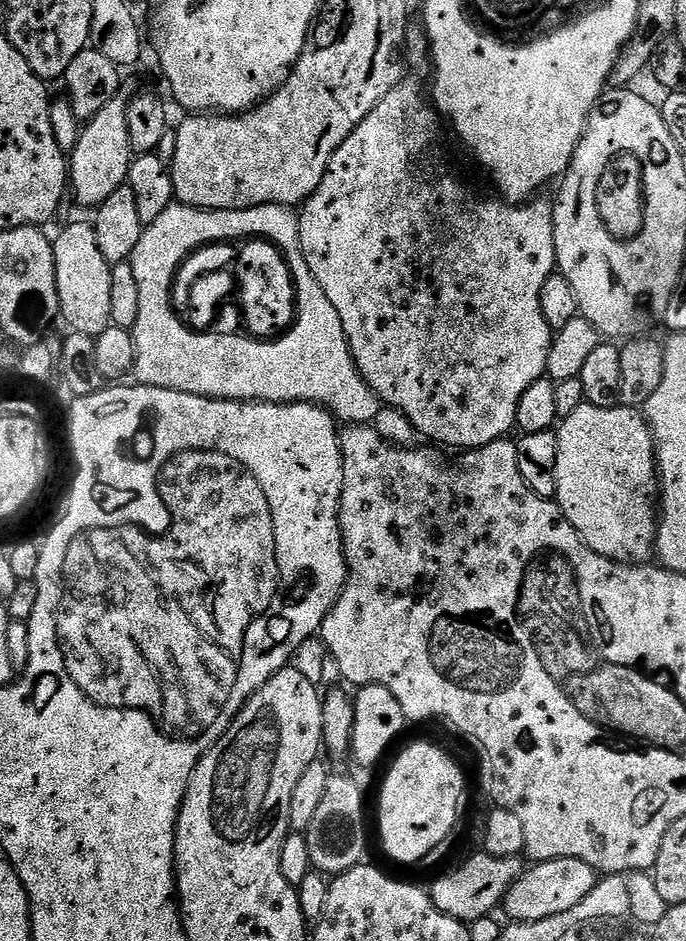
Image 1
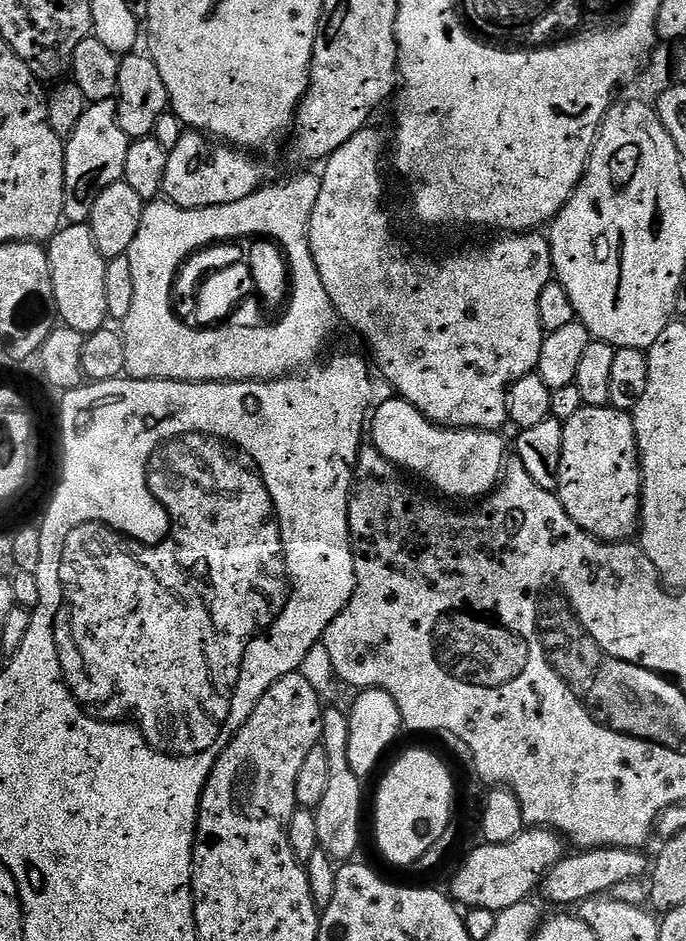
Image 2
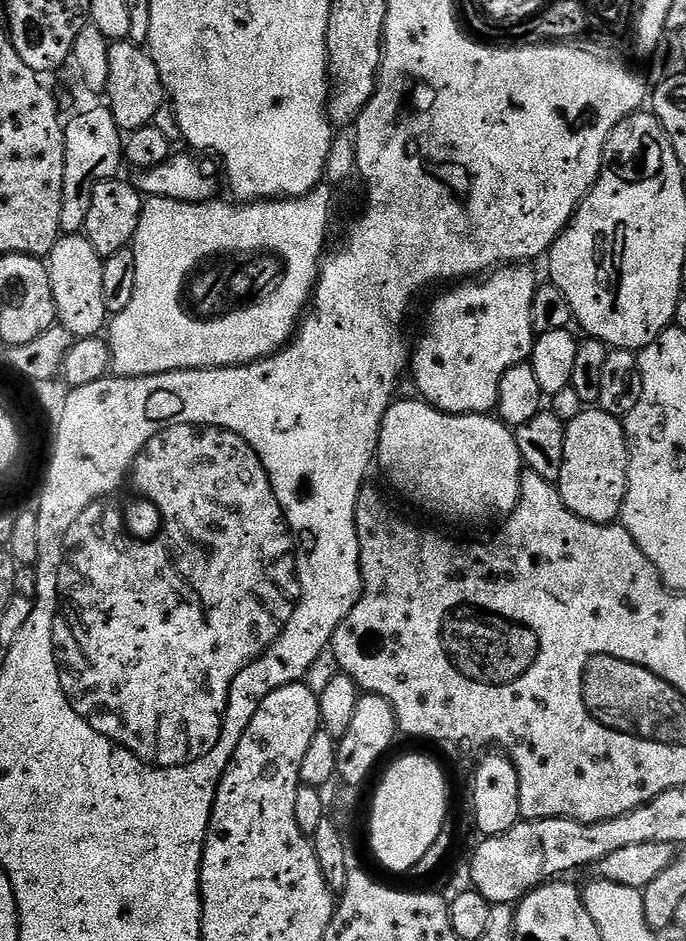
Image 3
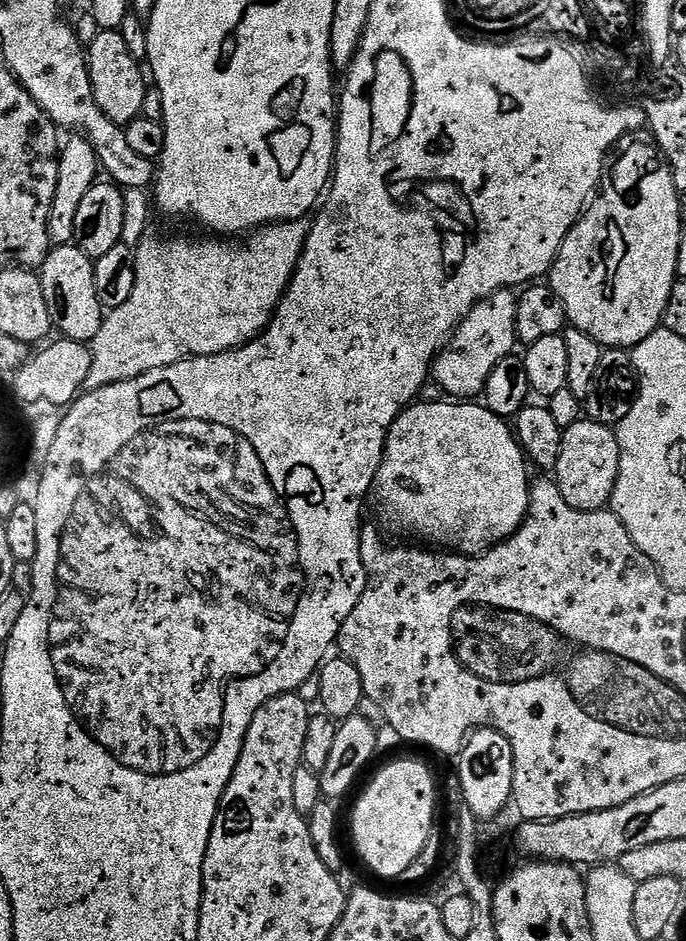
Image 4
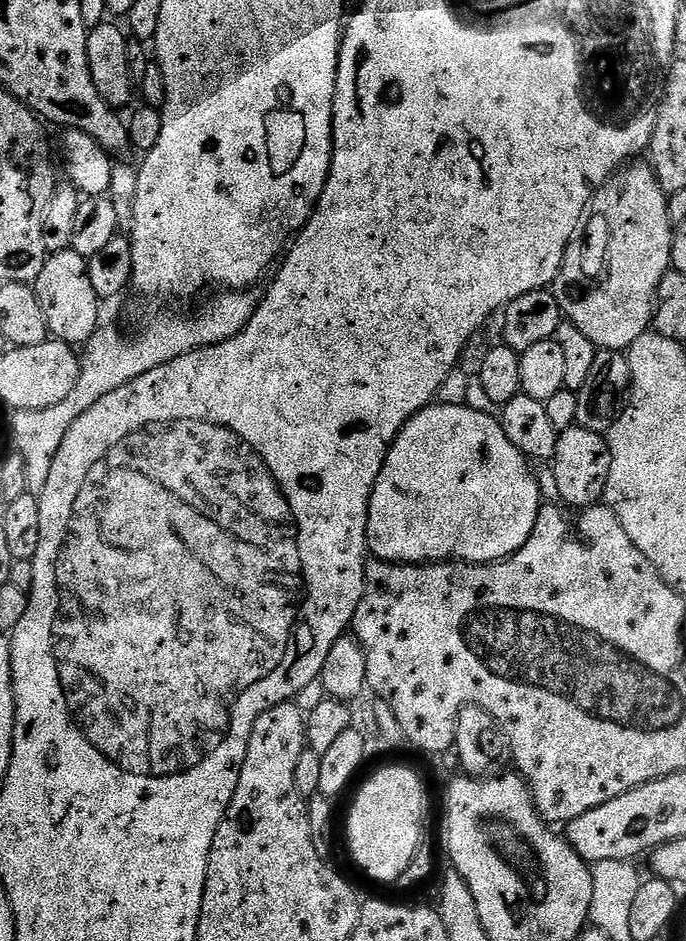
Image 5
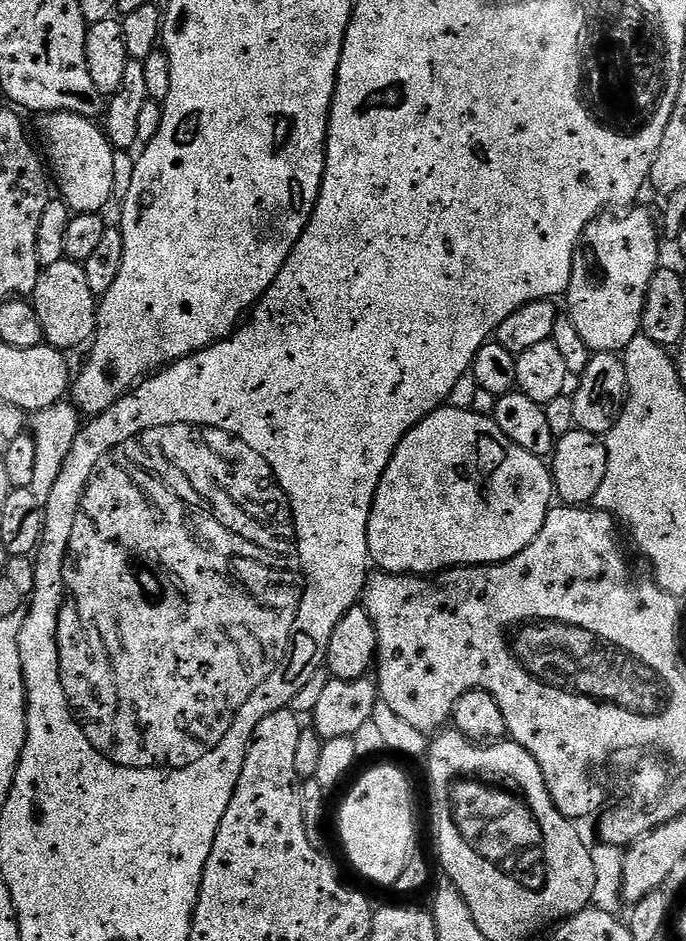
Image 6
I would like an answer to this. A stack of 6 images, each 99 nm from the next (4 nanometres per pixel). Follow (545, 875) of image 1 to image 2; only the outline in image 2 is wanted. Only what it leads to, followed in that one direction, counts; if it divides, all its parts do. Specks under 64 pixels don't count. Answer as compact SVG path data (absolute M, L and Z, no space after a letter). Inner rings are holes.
M590 848L575 854L577 856L565 855L544 878L542 893L552 904L579 906L592 896L611 893L619 883L641 879L650 868L649 857L647 860L638 848Z

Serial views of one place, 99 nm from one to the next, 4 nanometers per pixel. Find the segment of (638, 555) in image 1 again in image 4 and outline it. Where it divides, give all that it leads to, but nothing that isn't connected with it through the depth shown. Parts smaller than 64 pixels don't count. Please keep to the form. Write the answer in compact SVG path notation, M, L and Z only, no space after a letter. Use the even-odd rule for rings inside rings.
M581 418L574 426L564 429L562 454L558 454L554 479L570 506L583 512L599 512L612 503L619 465L620 447L615 431L609 425Z

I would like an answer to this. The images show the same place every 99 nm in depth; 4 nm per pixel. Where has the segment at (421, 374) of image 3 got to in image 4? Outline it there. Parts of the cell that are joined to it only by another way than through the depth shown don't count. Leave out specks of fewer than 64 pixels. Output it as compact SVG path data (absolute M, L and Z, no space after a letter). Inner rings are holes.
M512 290L496 292L488 300L476 304L474 310L470 312L467 318L460 324L456 335L452 337L452 343L436 357L434 365L434 380L440 383L440 388L444 392L449 392L449 397L455 398L457 401L464 402L469 398L476 398L483 393L486 382L490 378L490 374L494 370L494 366L498 366L498 362L502 362L502 358L513 355L517 351L518 341L516 339L516 301L517 293Z

